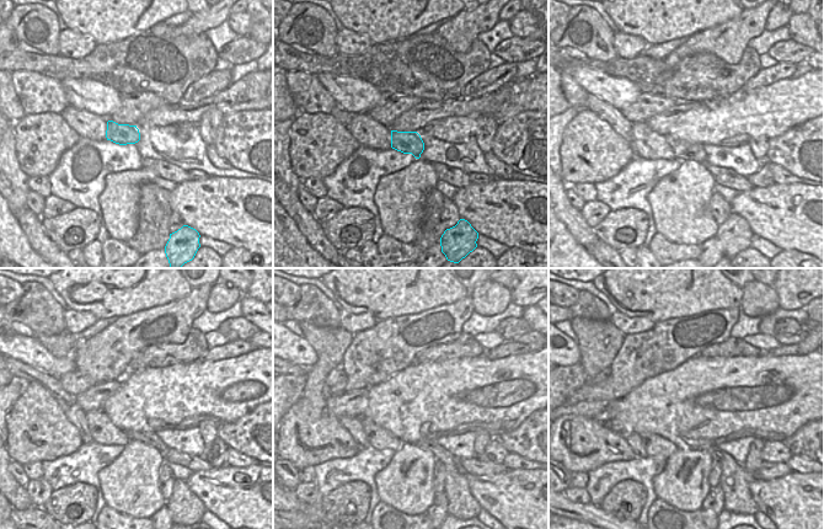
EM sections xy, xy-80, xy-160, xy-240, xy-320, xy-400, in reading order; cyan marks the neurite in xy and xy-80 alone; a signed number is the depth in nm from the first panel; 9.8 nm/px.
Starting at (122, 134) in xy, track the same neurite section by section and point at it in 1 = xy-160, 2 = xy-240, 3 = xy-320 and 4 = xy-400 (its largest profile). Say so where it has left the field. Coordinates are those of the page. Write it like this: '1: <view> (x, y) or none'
1: xy-160 (684, 150)
2: xy-240 (150, 438)
3: xy-320 (461, 505)
4: xy-400 (734, 481)

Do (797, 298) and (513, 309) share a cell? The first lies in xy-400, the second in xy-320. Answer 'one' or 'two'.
two

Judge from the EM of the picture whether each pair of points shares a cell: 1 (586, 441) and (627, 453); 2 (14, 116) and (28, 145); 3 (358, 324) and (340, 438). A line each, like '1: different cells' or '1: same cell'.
1: same cell
2: different cells
3: different cells

